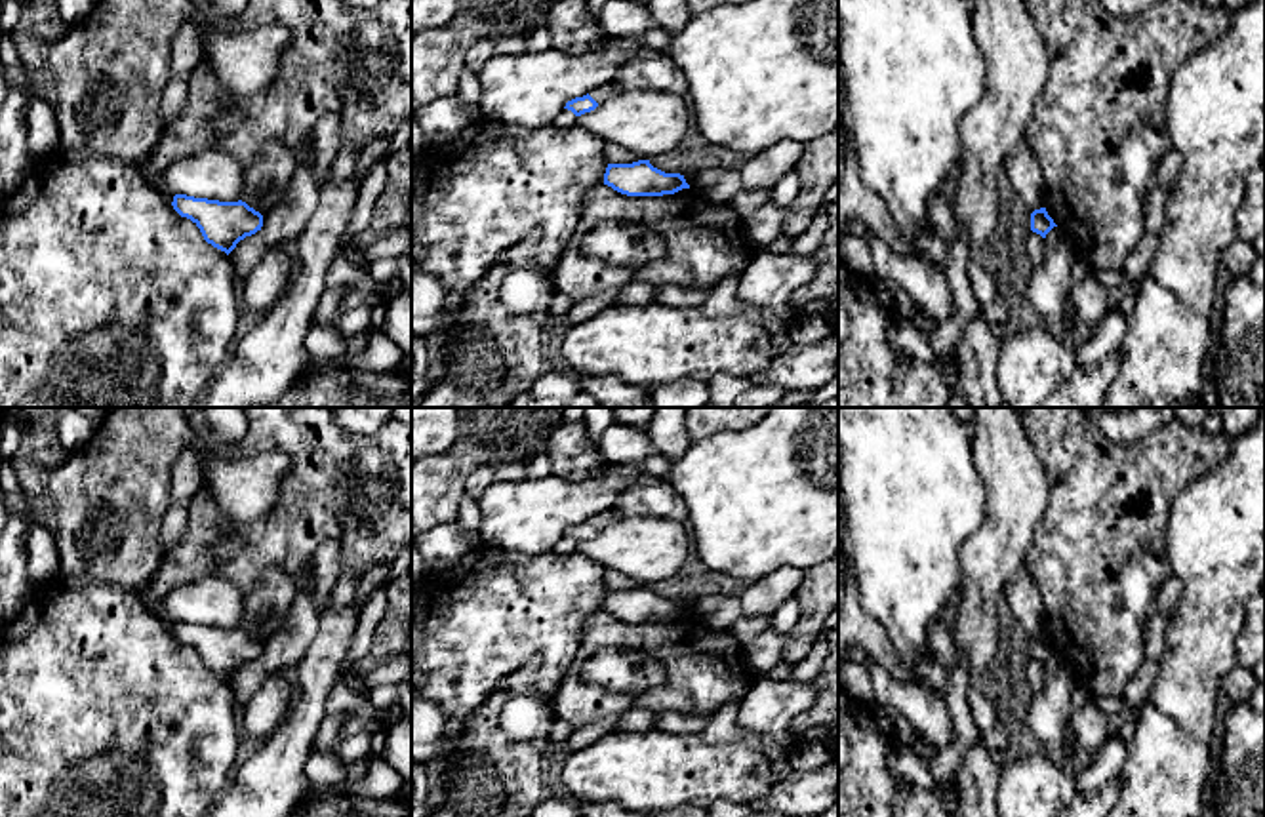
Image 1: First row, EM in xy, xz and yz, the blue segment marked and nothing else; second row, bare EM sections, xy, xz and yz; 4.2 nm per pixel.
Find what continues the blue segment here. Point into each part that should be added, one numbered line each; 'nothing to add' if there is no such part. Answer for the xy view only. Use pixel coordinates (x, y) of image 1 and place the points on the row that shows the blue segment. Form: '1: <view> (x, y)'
nothing to add

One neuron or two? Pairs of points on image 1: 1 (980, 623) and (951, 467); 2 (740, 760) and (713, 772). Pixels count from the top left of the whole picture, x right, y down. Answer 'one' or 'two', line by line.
1: two
2: one

